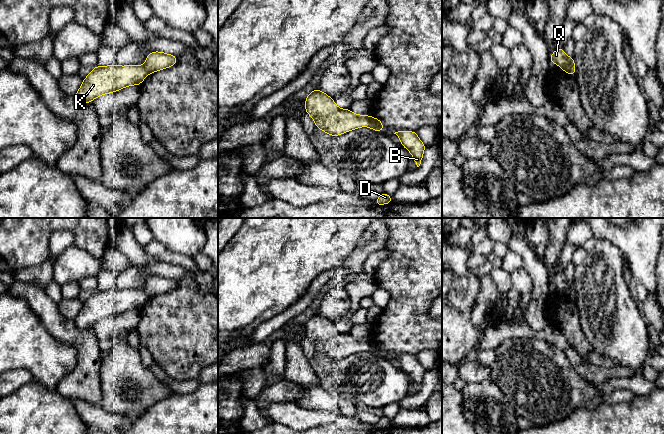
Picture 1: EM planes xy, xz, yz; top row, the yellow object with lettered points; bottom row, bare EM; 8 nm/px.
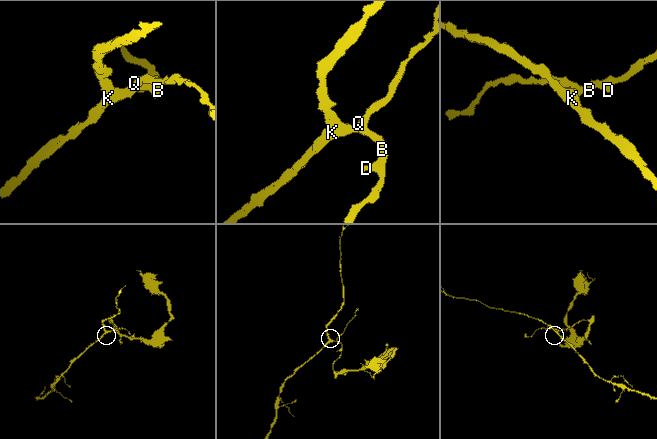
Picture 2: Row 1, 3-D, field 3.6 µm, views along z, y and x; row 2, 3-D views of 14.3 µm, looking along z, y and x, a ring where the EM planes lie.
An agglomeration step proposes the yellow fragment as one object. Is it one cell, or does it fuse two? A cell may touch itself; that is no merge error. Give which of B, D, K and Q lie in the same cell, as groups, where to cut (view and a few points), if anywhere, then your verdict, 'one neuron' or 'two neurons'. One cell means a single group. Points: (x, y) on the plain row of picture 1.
B D Q / K; cut in xz along (369, 340), (370, 350); two neurons

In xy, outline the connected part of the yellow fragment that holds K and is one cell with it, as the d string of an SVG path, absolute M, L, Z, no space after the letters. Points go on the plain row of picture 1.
M98 289L83 303L81 311L73 321L77 327L87 328L101 319L132 309L140 310L147 299L144 289Z

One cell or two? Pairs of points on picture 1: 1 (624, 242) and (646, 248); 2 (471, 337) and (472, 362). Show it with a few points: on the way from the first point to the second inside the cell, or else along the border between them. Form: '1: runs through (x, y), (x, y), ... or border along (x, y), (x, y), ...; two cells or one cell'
1: runs through (629, 242), (639, 242), (641, 244); one cell
2: border along (473, 355), (467, 358); two cells

